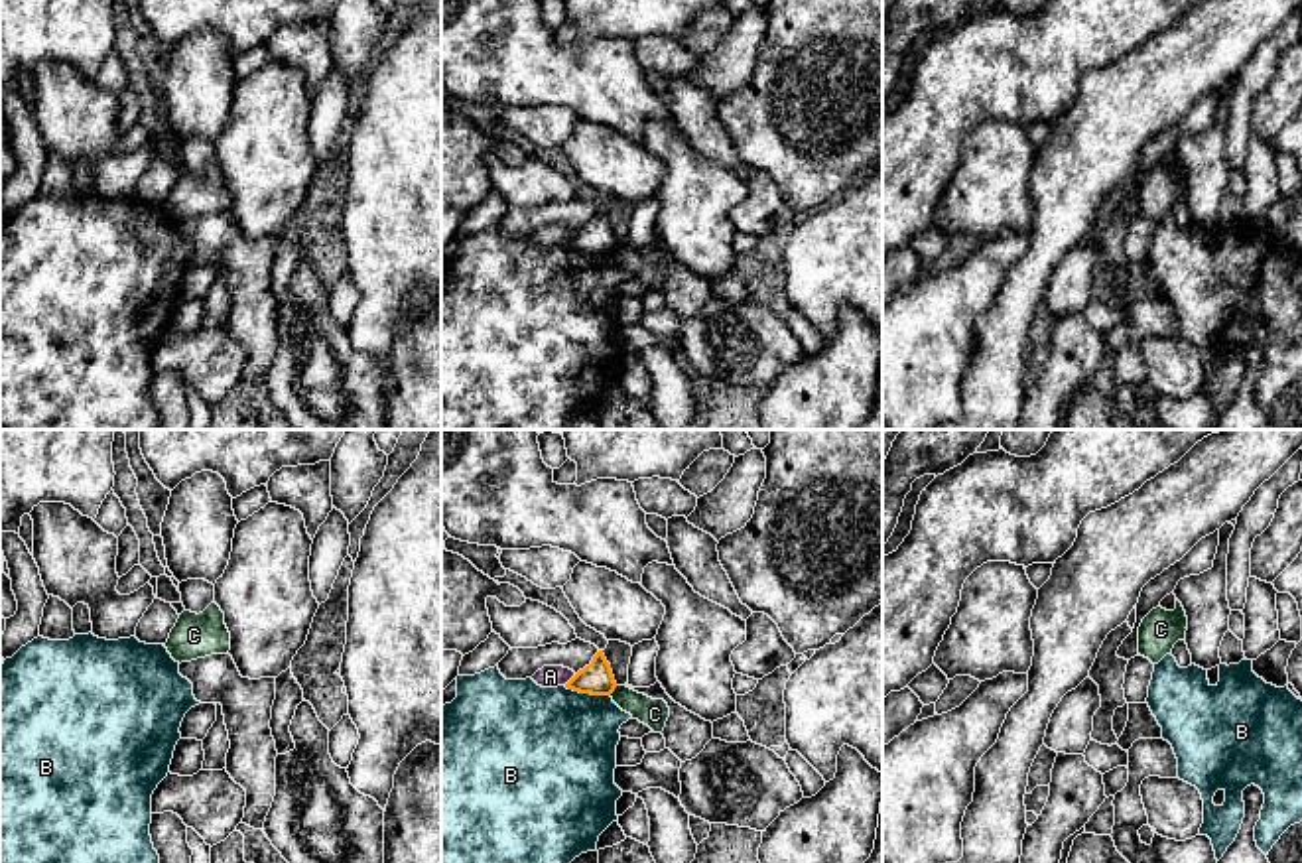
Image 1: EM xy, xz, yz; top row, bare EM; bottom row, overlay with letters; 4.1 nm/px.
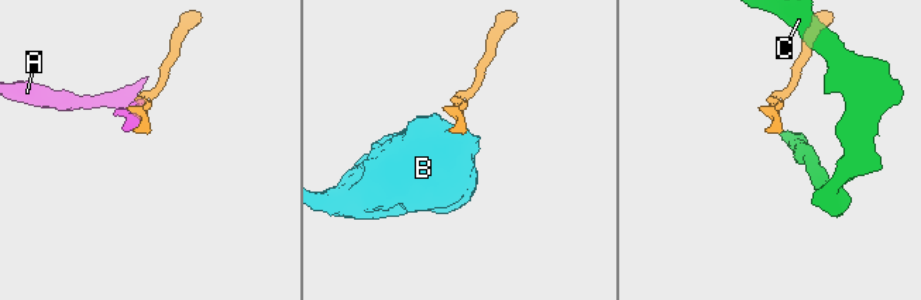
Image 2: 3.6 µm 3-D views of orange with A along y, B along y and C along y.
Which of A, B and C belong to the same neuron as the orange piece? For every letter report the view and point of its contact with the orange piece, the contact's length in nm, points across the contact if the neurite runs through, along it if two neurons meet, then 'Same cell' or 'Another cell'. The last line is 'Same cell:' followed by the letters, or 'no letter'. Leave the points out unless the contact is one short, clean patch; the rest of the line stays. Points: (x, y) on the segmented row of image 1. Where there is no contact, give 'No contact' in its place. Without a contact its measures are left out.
A: Touches orange at xz (572, 678). Shared border 70 nm. Another cell
B: Touches orange at xz (587, 692). Shared border 200 nm. Boundary: xz (564, 686), (576, 692), (609, 696). Another cell
C: Touches orange at xz (613, 690). Shared border 50 nm. Boundary: xz (617, 686), (609, 694). Another cell
Same cell: no letter

